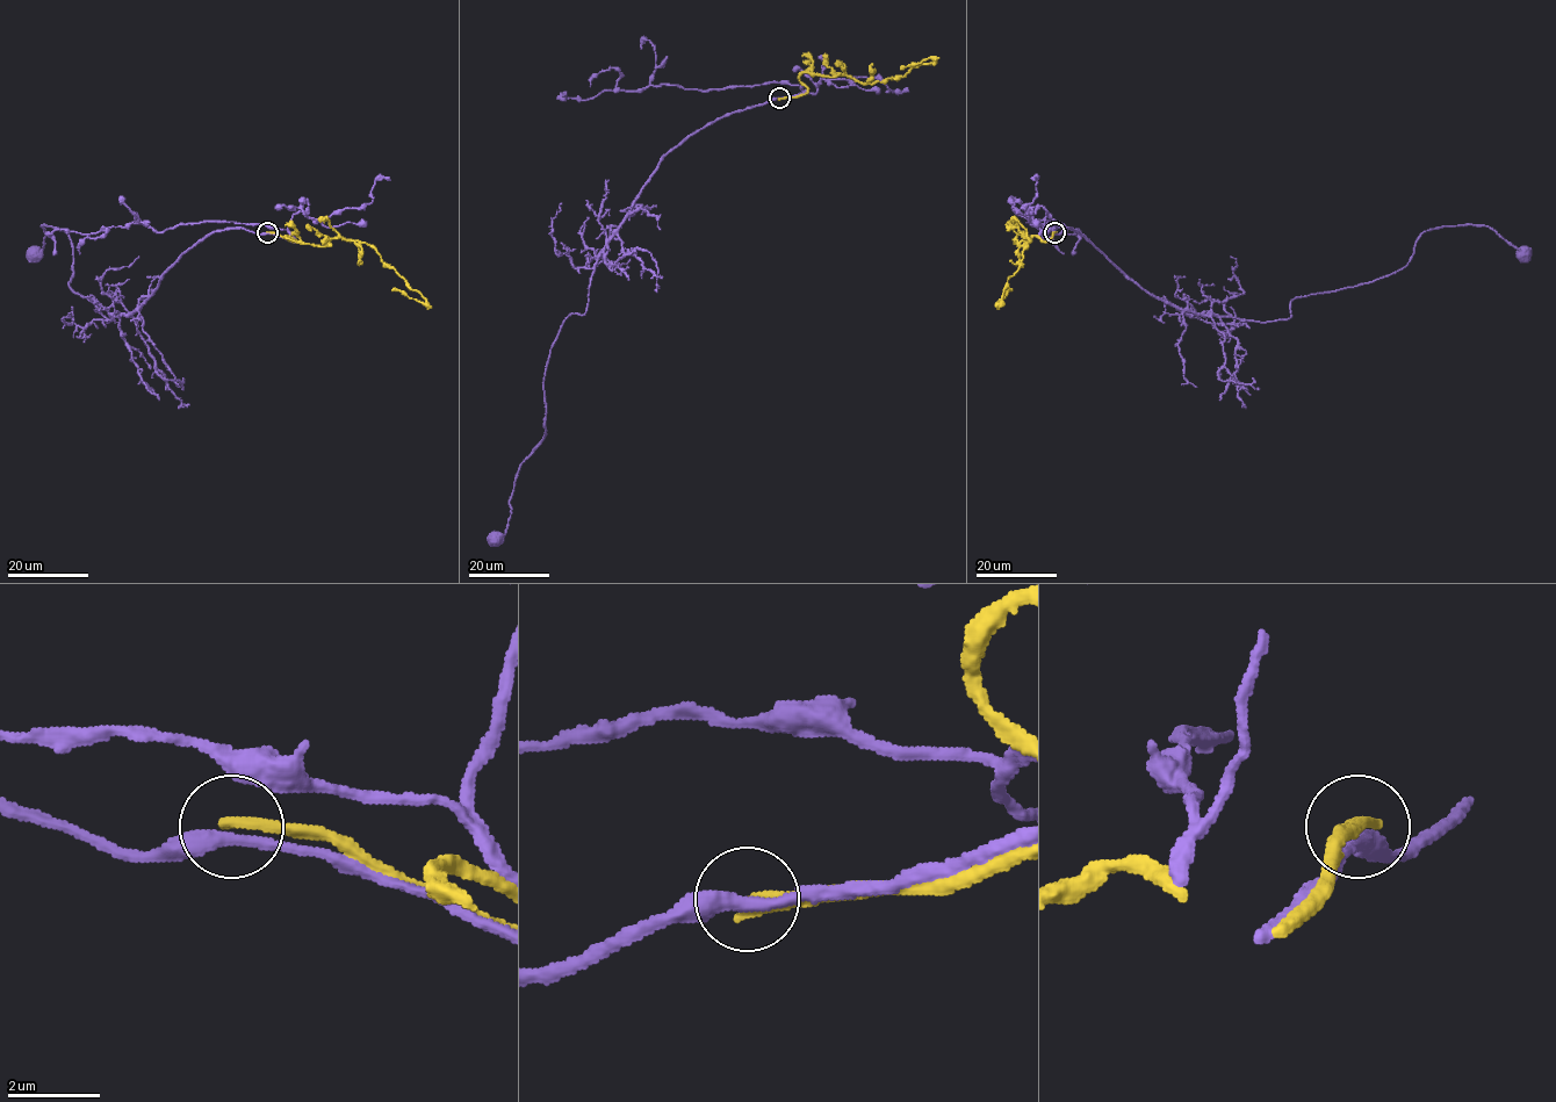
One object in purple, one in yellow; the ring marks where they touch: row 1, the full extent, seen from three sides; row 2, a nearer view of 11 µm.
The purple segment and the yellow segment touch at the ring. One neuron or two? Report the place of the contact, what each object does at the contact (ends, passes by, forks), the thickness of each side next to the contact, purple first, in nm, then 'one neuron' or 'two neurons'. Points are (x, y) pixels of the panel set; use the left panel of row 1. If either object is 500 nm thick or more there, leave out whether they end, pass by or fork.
place (267, 232); purple passes by; yellow ends; calibres 320 and 320 nm; two neurons

